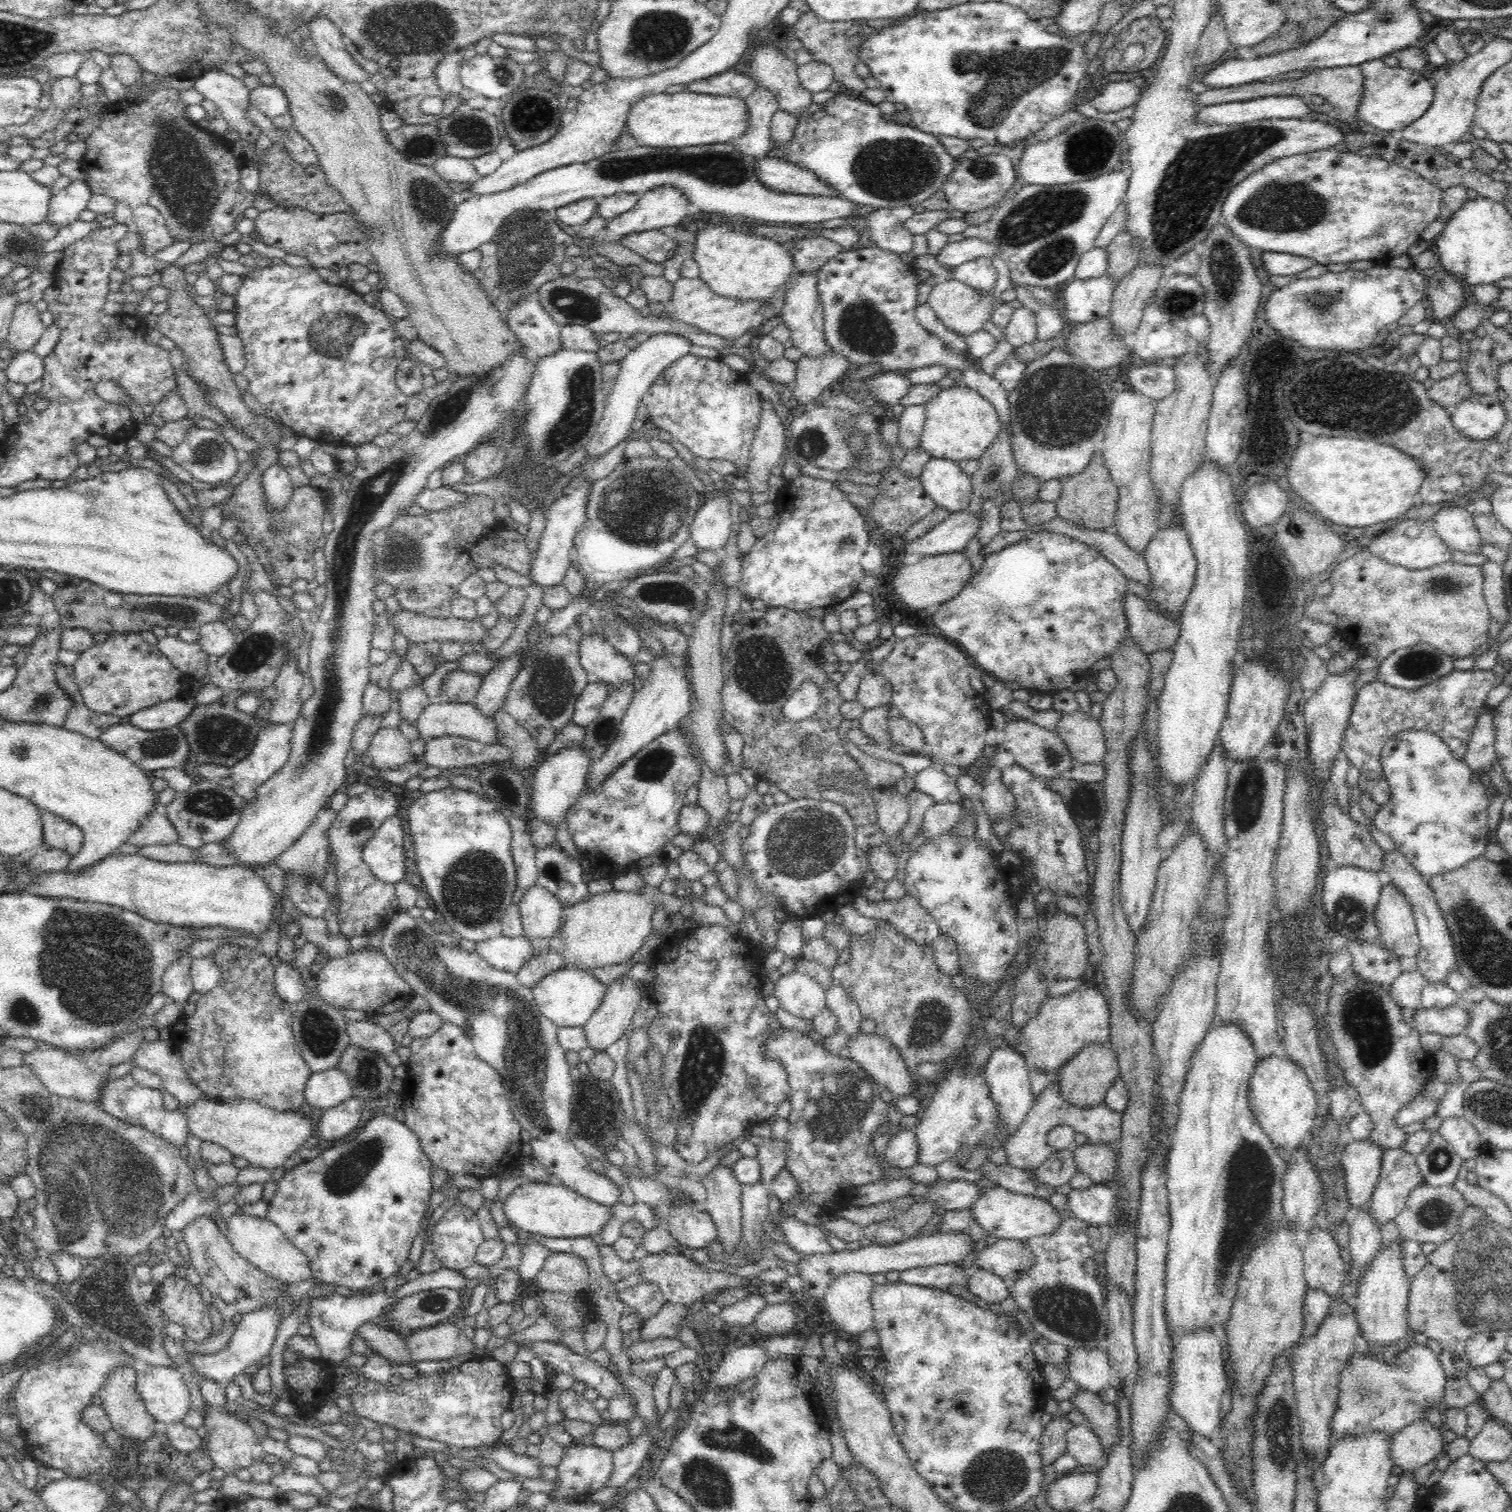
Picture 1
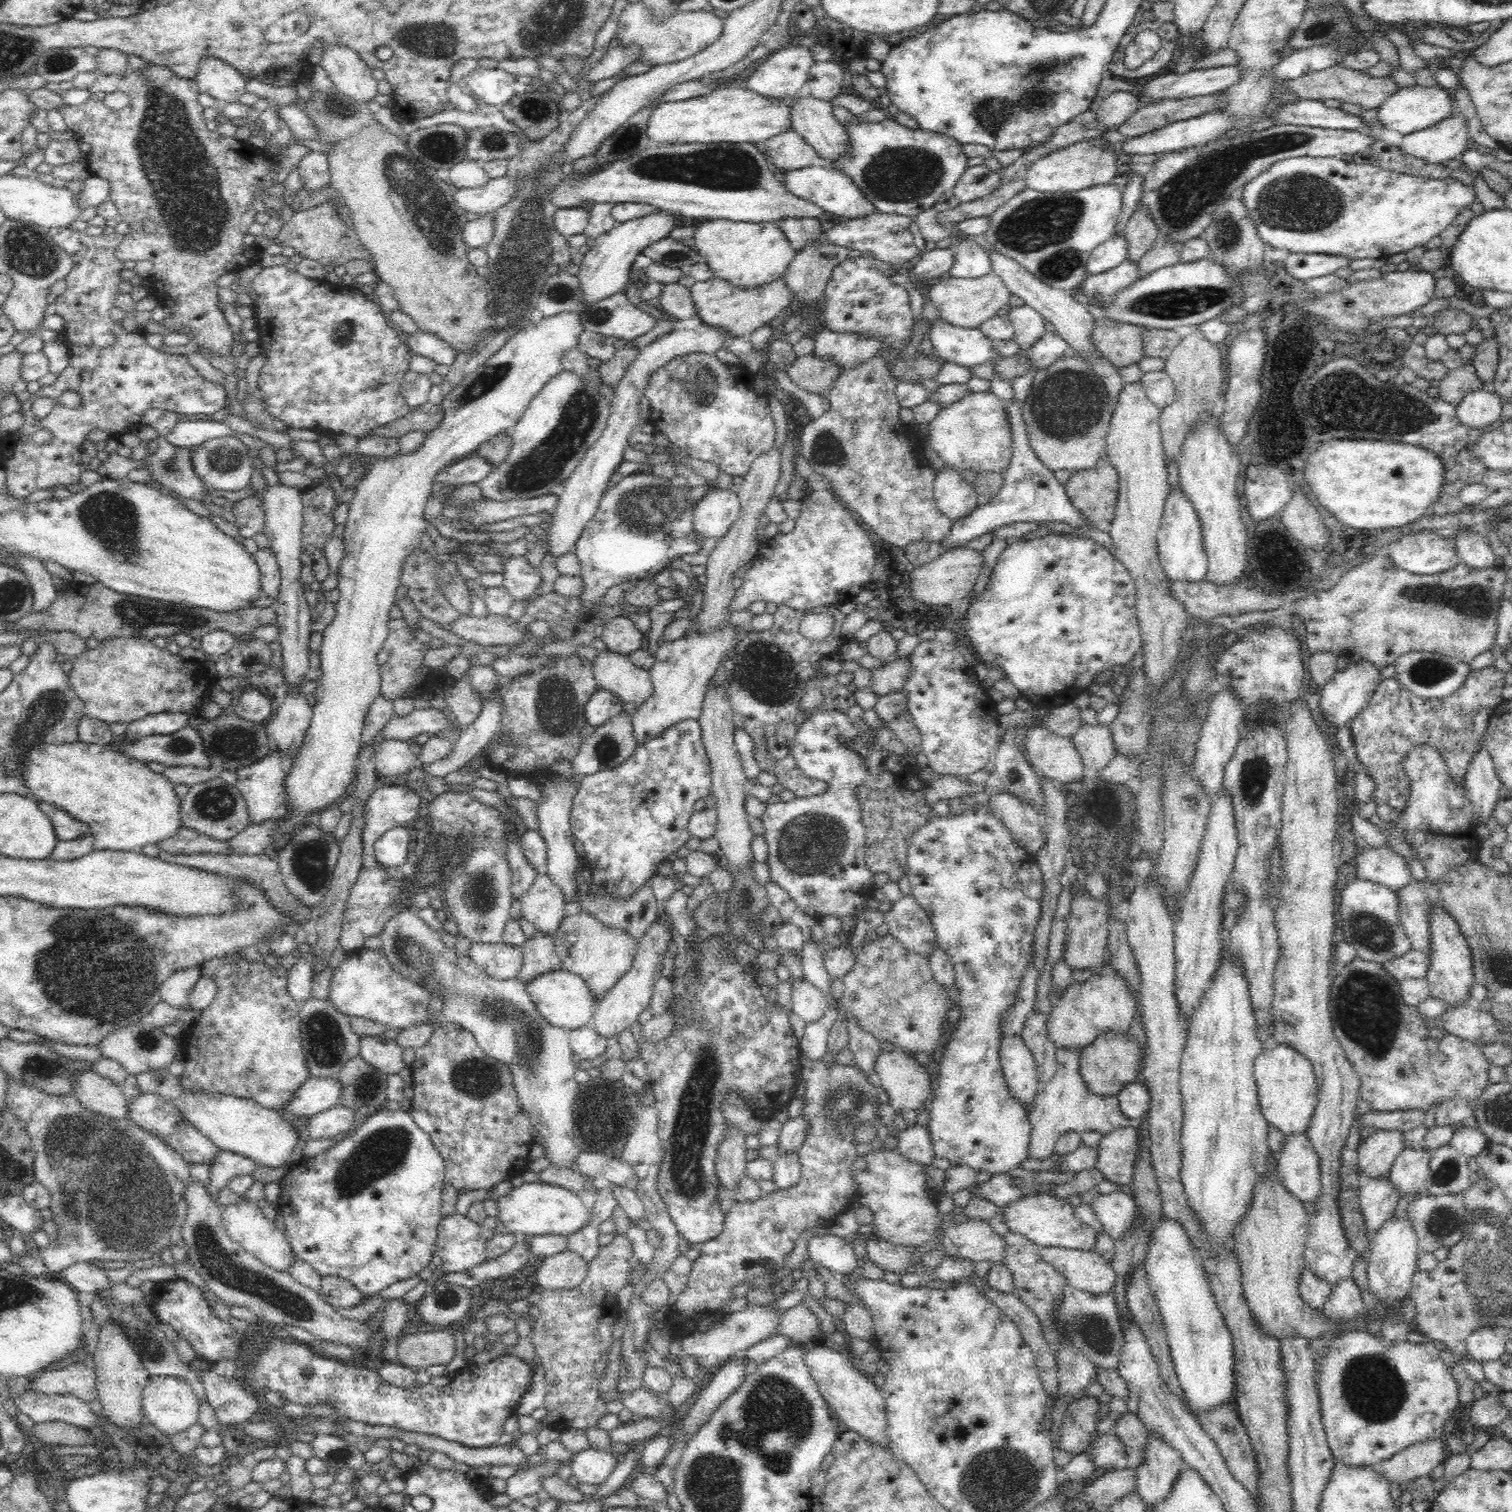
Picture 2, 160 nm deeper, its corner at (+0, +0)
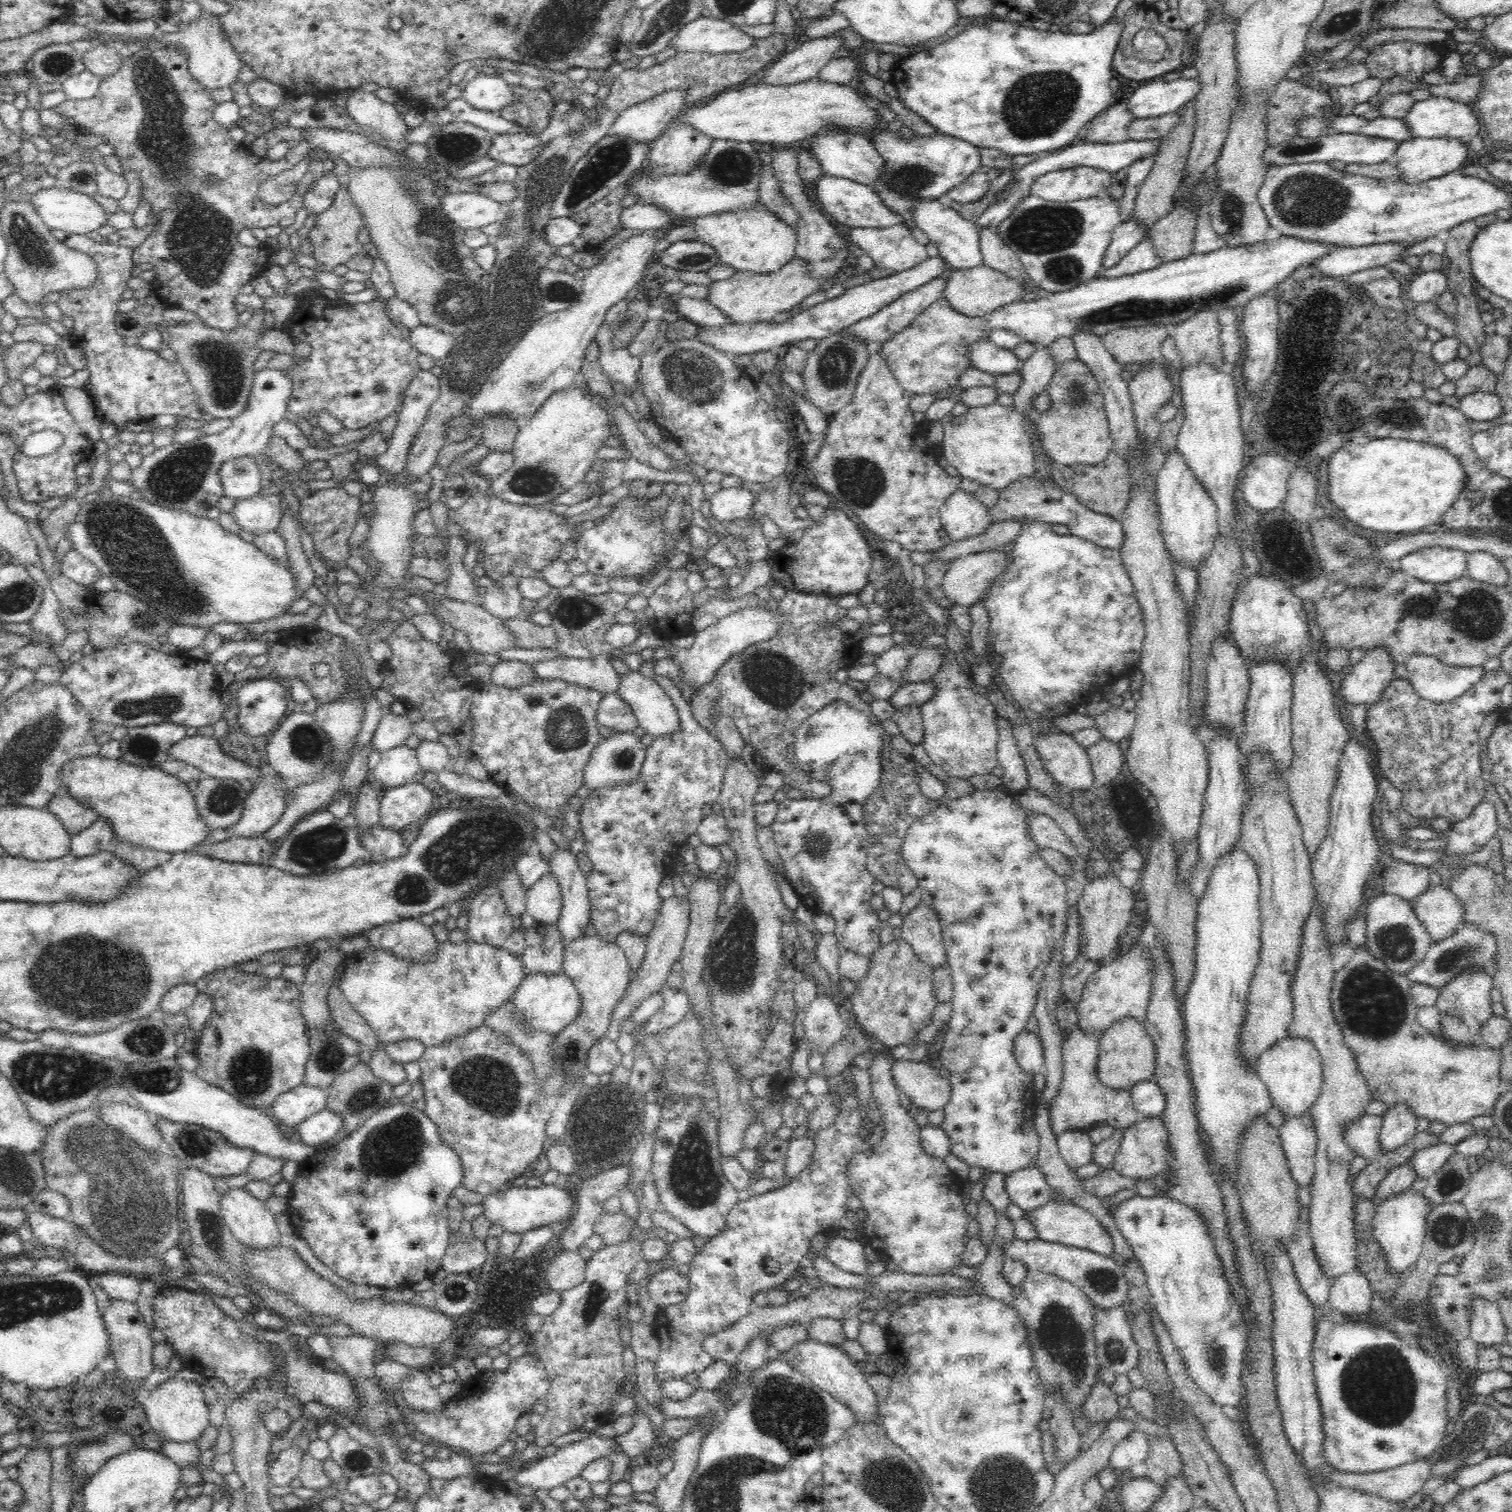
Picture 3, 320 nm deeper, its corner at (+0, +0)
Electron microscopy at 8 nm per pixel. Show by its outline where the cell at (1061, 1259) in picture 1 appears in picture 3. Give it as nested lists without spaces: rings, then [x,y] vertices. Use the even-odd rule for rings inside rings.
[[[1122,1307],[1110,1310],[1095,1310],[1095,1339],[1098,1345],[1098,1360],[1102,1368],[1112,1371],[1117,1376],[1128,1376],[1134,1368],[1139,1368],[1142,1358],[1140,1346],[1132,1334],[1131,1324]]]

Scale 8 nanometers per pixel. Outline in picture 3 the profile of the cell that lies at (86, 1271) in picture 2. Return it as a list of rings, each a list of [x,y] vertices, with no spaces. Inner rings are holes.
[[[106,1273],[90,1275],[89,1284],[102,1287],[111,1298],[137,1302],[141,1289],[141,1278],[131,1277],[122,1273]]]

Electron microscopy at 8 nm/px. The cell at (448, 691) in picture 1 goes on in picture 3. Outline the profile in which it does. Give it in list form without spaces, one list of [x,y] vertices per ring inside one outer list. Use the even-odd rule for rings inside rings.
[[[518,660],[502,661],[494,666],[491,682],[504,688],[520,688],[540,679],[534,671],[534,664]]]

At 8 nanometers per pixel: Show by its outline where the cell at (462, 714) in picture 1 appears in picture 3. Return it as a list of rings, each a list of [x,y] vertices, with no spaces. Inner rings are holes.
[[[393,712],[384,713],[371,739],[372,750],[382,754],[404,745],[407,737],[412,734],[412,725],[406,715],[398,716]]]

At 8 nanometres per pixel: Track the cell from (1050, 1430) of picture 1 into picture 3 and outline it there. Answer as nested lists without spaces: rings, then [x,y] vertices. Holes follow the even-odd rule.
[[[1098,1381],[1084,1401],[1081,1414],[1094,1423],[1116,1419],[1122,1410],[1118,1405],[1118,1396],[1112,1391],[1112,1384]]]

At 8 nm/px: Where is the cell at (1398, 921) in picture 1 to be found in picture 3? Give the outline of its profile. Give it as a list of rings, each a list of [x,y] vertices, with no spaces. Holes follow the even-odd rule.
[[[1442,885],[1430,886],[1423,895],[1419,896],[1419,899],[1410,903],[1436,943],[1452,936],[1465,923],[1465,904]]]

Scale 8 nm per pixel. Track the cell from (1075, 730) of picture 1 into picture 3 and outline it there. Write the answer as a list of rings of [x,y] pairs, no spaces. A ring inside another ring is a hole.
[[[1104,739],[1087,751],[1095,776],[1093,786],[1112,784],[1124,766],[1124,753],[1119,745]]]

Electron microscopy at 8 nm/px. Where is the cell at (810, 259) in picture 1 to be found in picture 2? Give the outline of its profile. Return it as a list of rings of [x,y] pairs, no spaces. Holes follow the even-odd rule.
[[[780,218],[775,222],[797,252],[802,251],[811,241],[816,241],[822,228],[817,218]]]

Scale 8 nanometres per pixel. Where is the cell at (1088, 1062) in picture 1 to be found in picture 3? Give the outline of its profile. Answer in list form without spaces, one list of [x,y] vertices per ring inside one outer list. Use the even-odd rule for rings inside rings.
[[[1126,1016],[1102,1032],[1100,1064],[1098,1077],[1100,1082],[1112,1089],[1130,1089],[1136,1084],[1153,1079],[1158,1065],[1157,1048],[1153,1038],[1147,1033],[1142,1020]]]

